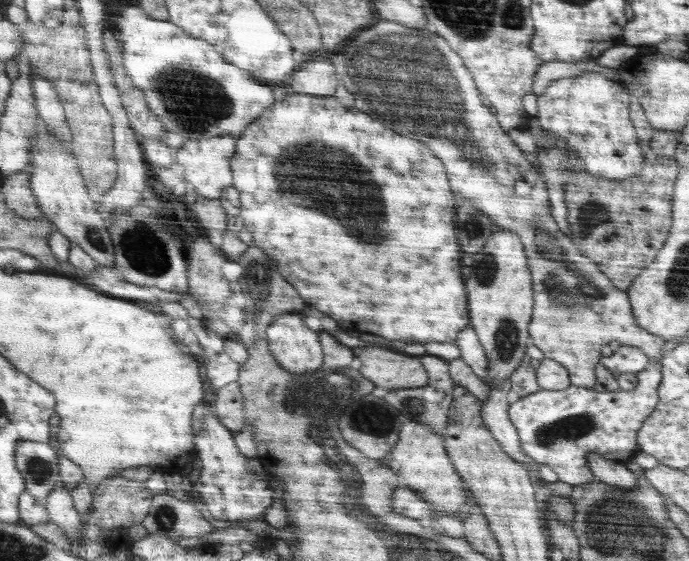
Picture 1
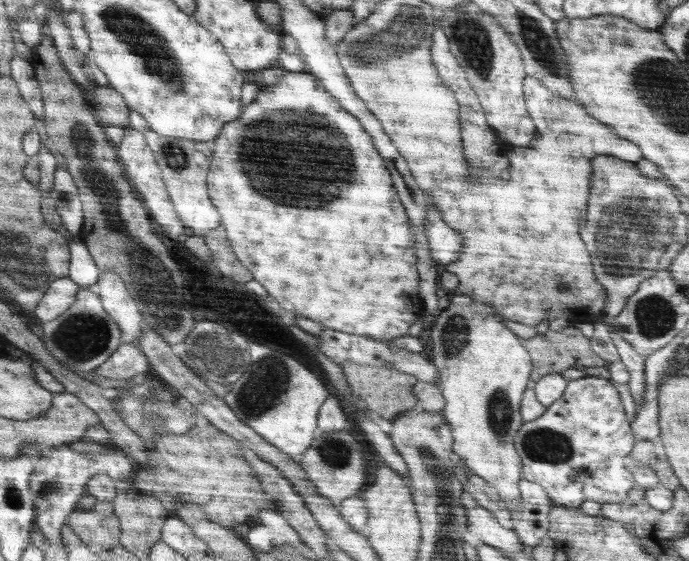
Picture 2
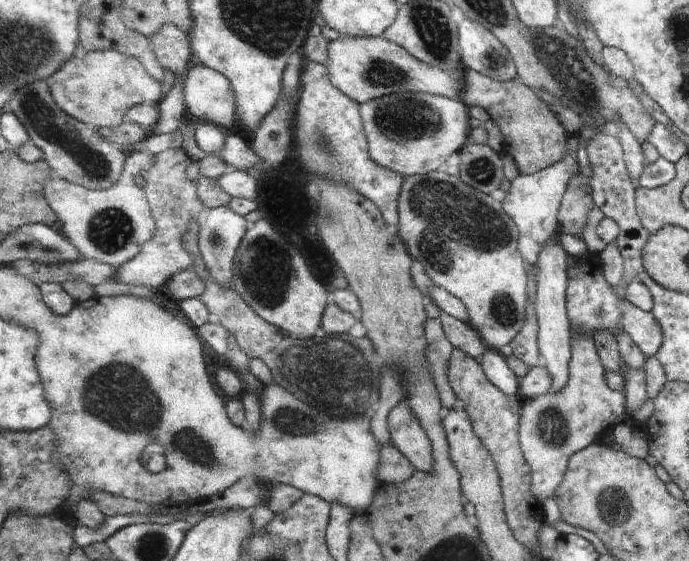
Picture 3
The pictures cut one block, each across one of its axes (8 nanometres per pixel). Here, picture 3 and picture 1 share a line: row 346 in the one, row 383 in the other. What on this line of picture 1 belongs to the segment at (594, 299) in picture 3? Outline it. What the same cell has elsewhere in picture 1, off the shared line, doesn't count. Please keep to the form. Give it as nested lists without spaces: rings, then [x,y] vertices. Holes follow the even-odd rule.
[[[650,360],[647,364],[647,367],[642,371],[636,374],[638,379],[638,384],[636,388],[632,391],[616,391],[616,392],[600,392],[598,389],[593,388],[584,388],[578,386],[570,386],[565,388],[564,390],[546,390],[540,389],[538,392],[534,392],[534,394],[522,397],[522,398],[514,398],[512,400],[512,404],[509,406],[509,417],[512,421],[512,424],[516,427],[521,447],[523,453],[526,453],[532,460],[535,460],[537,463],[536,465],[545,465],[548,466],[558,475],[558,480],[565,482],[566,484],[571,485],[572,487],[590,483],[595,480],[595,477],[592,475],[590,462],[587,460],[588,454],[596,453],[597,455],[606,457],[608,460],[612,462],[617,462],[616,464],[623,464],[625,465],[626,460],[628,460],[631,456],[634,456],[638,450],[639,444],[636,444],[636,434],[639,434],[643,423],[647,420],[648,415],[651,414],[652,411],[655,410],[655,407],[658,405],[659,402],[659,393],[658,388],[659,384],[663,380],[662,375],[662,368],[663,364],[661,360]]]

